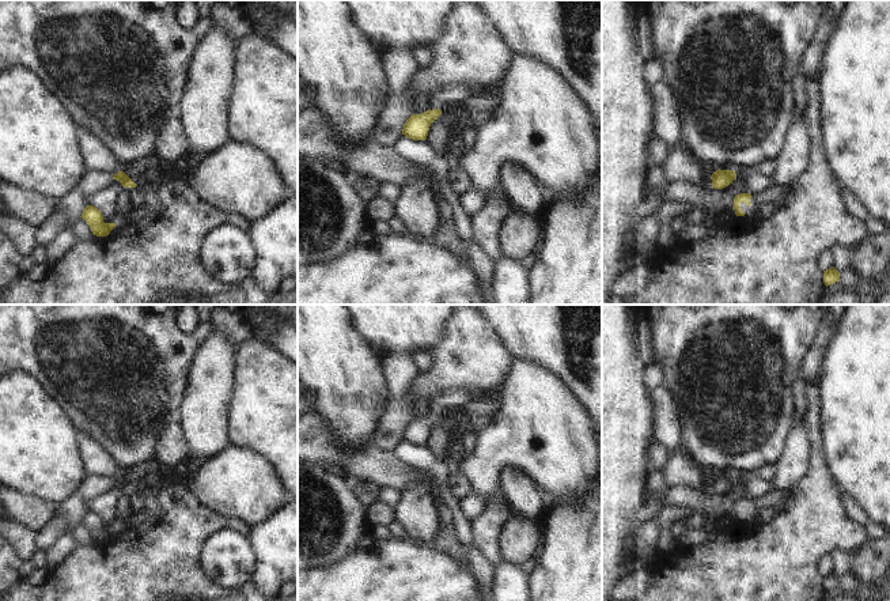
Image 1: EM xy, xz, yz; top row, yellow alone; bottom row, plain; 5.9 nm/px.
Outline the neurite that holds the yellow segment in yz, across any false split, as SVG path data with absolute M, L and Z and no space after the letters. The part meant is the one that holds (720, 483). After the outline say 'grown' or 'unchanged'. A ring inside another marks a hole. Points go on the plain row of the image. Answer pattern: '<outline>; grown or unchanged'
M716 475L712 481L704 481L704 484L700 487L701 491L704 492L715 492L715 494L723 494L732 488L735 484L736 477L732 475Z; grown

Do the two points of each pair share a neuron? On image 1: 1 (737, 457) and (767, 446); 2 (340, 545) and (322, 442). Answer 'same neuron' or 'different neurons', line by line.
1: same neuron
2: different neurons

